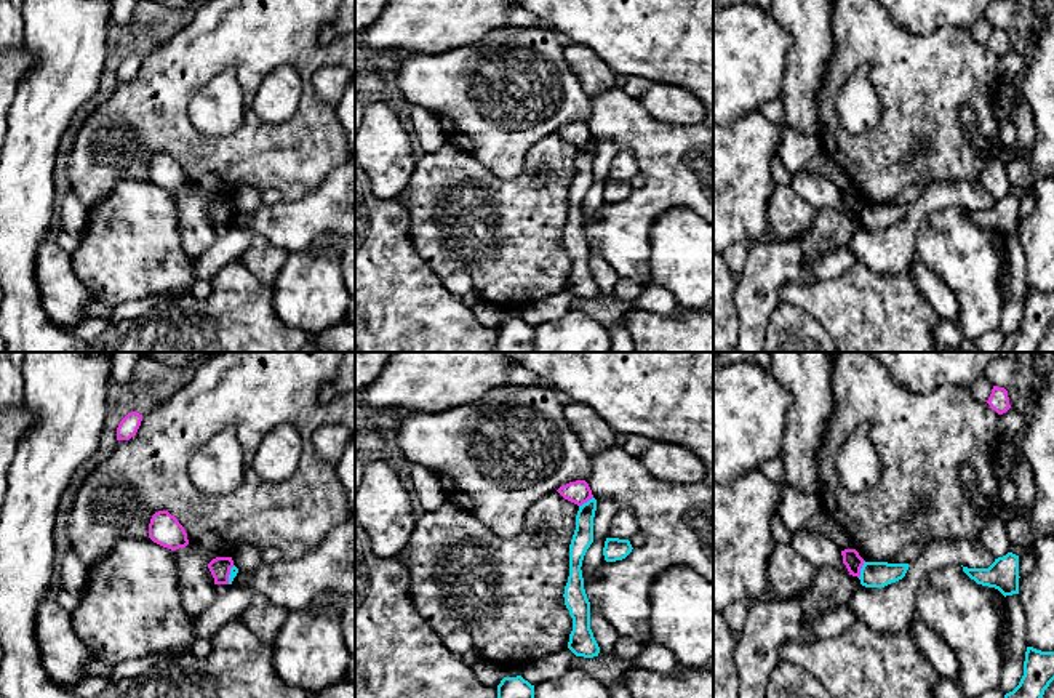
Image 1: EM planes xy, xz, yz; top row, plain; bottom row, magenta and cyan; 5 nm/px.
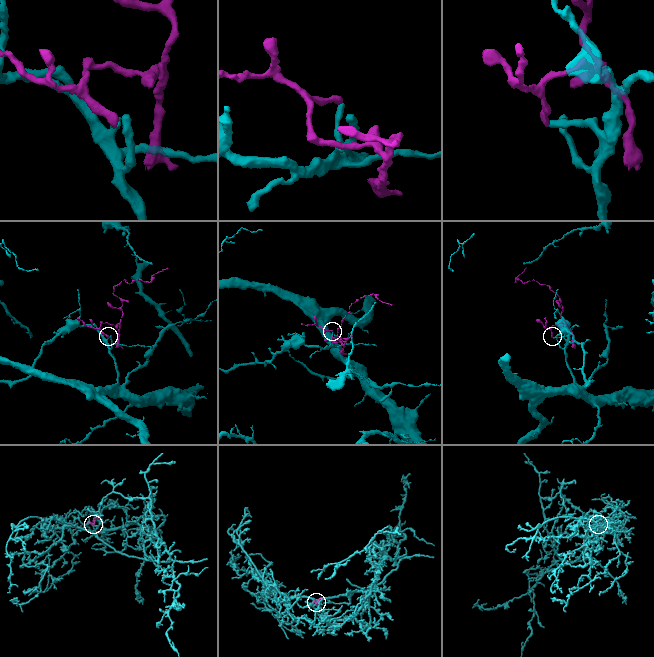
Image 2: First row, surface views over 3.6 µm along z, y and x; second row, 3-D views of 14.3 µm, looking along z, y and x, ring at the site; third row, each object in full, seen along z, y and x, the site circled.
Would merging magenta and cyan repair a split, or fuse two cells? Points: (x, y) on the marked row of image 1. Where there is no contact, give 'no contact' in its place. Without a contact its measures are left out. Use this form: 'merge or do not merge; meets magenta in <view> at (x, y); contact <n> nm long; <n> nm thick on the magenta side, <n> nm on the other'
do not merge; meets magenta in yz at (861, 567); contact 90 nm long; 90 nm thick on the magenta side, 130 nm on the other

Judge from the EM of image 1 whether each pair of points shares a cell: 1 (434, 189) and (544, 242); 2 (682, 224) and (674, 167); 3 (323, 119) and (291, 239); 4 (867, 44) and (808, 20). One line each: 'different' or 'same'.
1: same
2: different
3: different
4: different

